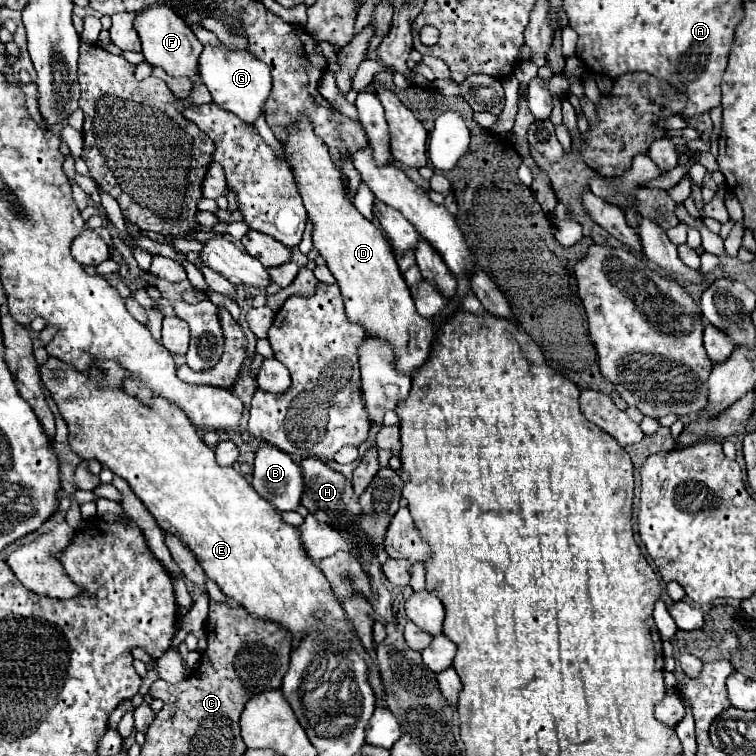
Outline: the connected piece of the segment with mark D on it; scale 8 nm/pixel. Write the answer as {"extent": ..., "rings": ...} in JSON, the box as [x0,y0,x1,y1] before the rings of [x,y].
{"extent":[284,120,434,376],"rings":[[[300,120],[294,128],[290,128],[284,148],[286,160],[296,178],[296,186],[302,194],[304,208],[314,224],[314,248],[326,260],[342,290],[348,320],[360,324],[368,336],[376,336],[390,344],[392,352],[396,354],[394,366],[398,372],[412,376],[430,356],[434,326],[428,318],[416,312],[414,300],[402,272],[398,270],[388,240],[346,198],[340,172],[332,164],[326,144],[314,136],[308,120]]]}

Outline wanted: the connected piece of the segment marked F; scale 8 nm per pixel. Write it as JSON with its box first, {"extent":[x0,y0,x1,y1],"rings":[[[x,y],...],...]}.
{"extent":[134,4,202,76],"rings":[[[152,4],[136,14],[134,28],[142,42],[142,54],[148,64],[162,68],[170,76],[198,76],[198,56],[202,52],[202,44],[192,34],[192,30],[174,14],[168,6]]]}

